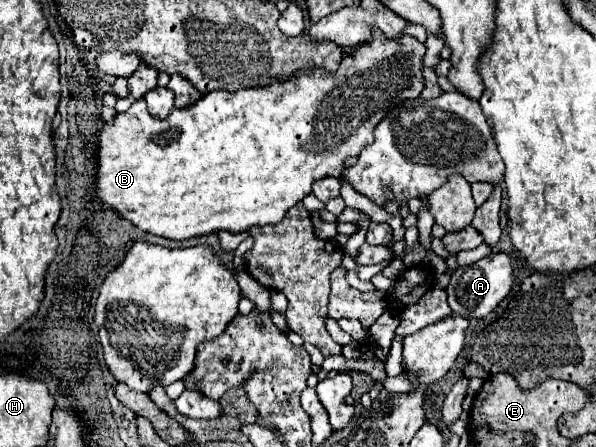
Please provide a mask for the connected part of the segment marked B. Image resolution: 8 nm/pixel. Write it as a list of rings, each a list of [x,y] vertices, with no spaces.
[[[374,32],[374,38],[366,44],[362,44],[356,52],[352,52],[350,56],[342,58],[342,64],[338,68],[338,72],[330,74],[326,70],[312,70],[308,72],[300,72],[298,76],[294,74],[290,80],[280,80],[274,82],[266,88],[242,88],[236,92],[226,92],[226,90],[218,90],[218,92],[210,92],[208,96],[202,96],[196,104],[178,110],[174,108],[166,120],[160,120],[156,116],[152,116],[146,108],[144,100],[138,100],[130,106],[128,112],[124,114],[116,114],[112,124],[102,126],[100,136],[96,140],[98,146],[98,168],[96,168],[96,196],[98,200],[112,208],[114,212],[118,212],[122,218],[130,220],[134,226],[138,226],[144,232],[156,234],[156,236],[164,236],[170,240],[188,240],[194,236],[206,236],[212,232],[220,232],[220,230],[228,230],[228,232],[244,232],[254,224],[278,224],[286,210],[292,208],[296,202],[300,202],[306,194],[312,192],[312,182],[324,178],[324,176],[336,176],[340,178],[342,168],[344,168],[344,160],[348,156],[358,156],[362,152],[362,148],[366,148],[374,136],[374,128],[378,126],[378,122],[386,116],[386,112],[398,104],[402,104],[404,100],[410,98],[418,98],[422,92],[422,56],[426,52],[426,46],[420,44],[416,38],[412,36],[400,36],[398,40],[390,40],[386,36],[382,36],[380,32]]]

